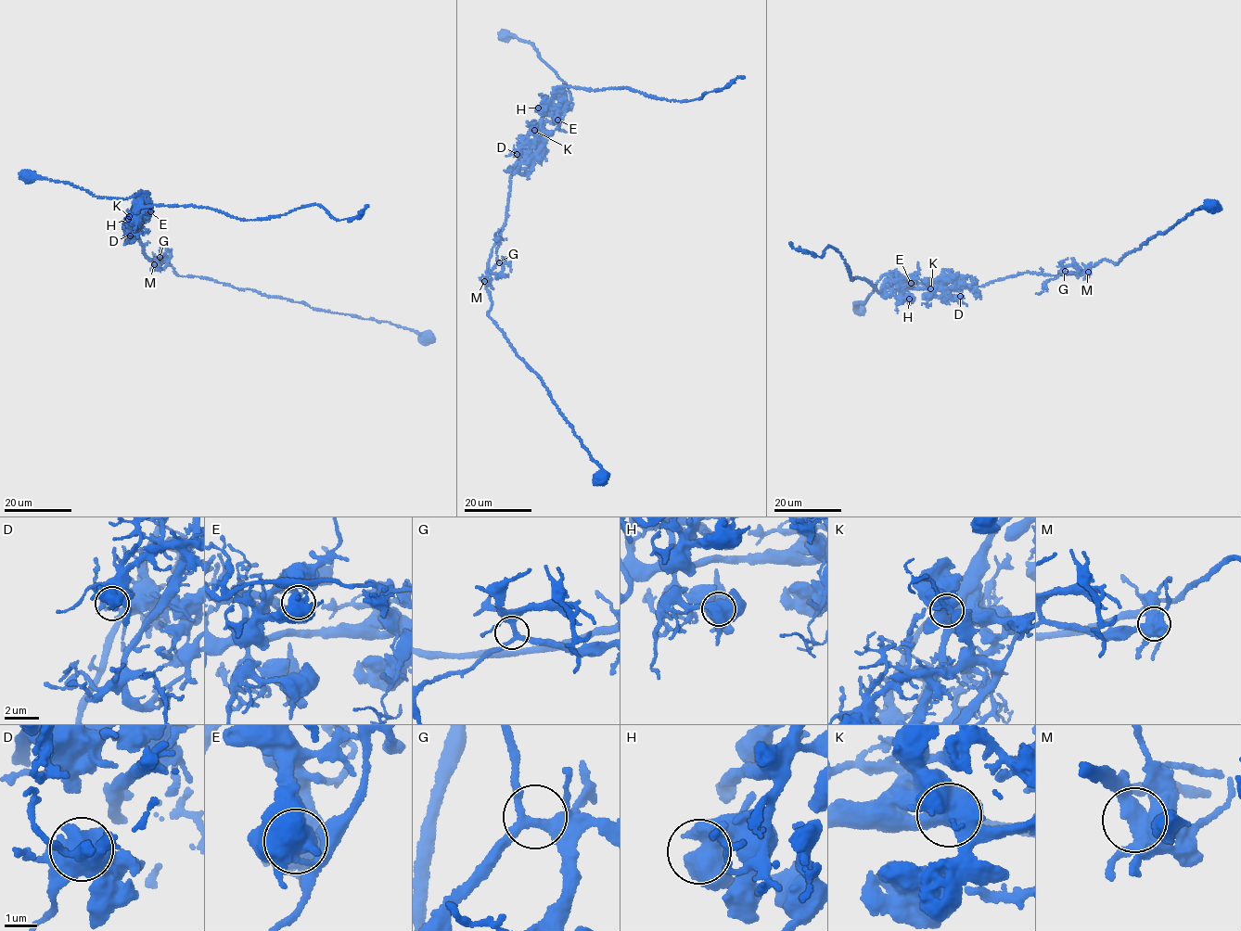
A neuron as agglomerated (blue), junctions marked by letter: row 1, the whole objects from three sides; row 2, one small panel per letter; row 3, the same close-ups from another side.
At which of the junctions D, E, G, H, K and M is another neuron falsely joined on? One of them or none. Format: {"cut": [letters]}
{"cut": ["E"]}

